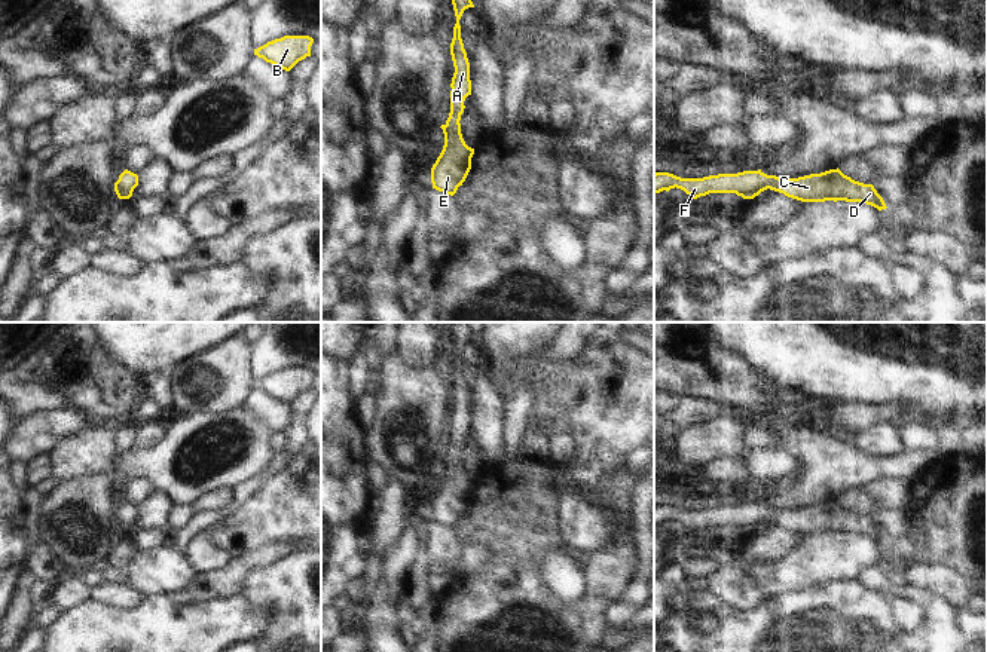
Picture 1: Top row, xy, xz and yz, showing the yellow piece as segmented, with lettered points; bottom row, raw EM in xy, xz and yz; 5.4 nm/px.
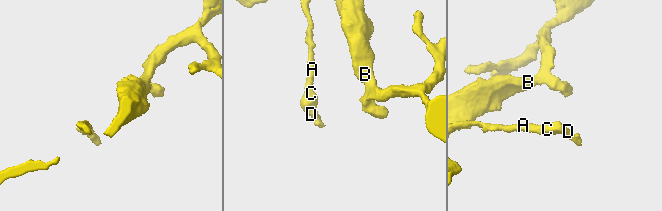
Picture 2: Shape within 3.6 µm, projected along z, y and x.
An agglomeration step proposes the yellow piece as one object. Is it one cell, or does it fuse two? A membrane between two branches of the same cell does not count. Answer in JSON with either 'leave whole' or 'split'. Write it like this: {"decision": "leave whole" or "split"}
{"decision": "leave whole"}

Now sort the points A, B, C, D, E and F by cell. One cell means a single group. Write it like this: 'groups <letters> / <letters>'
groups A B C D E F

